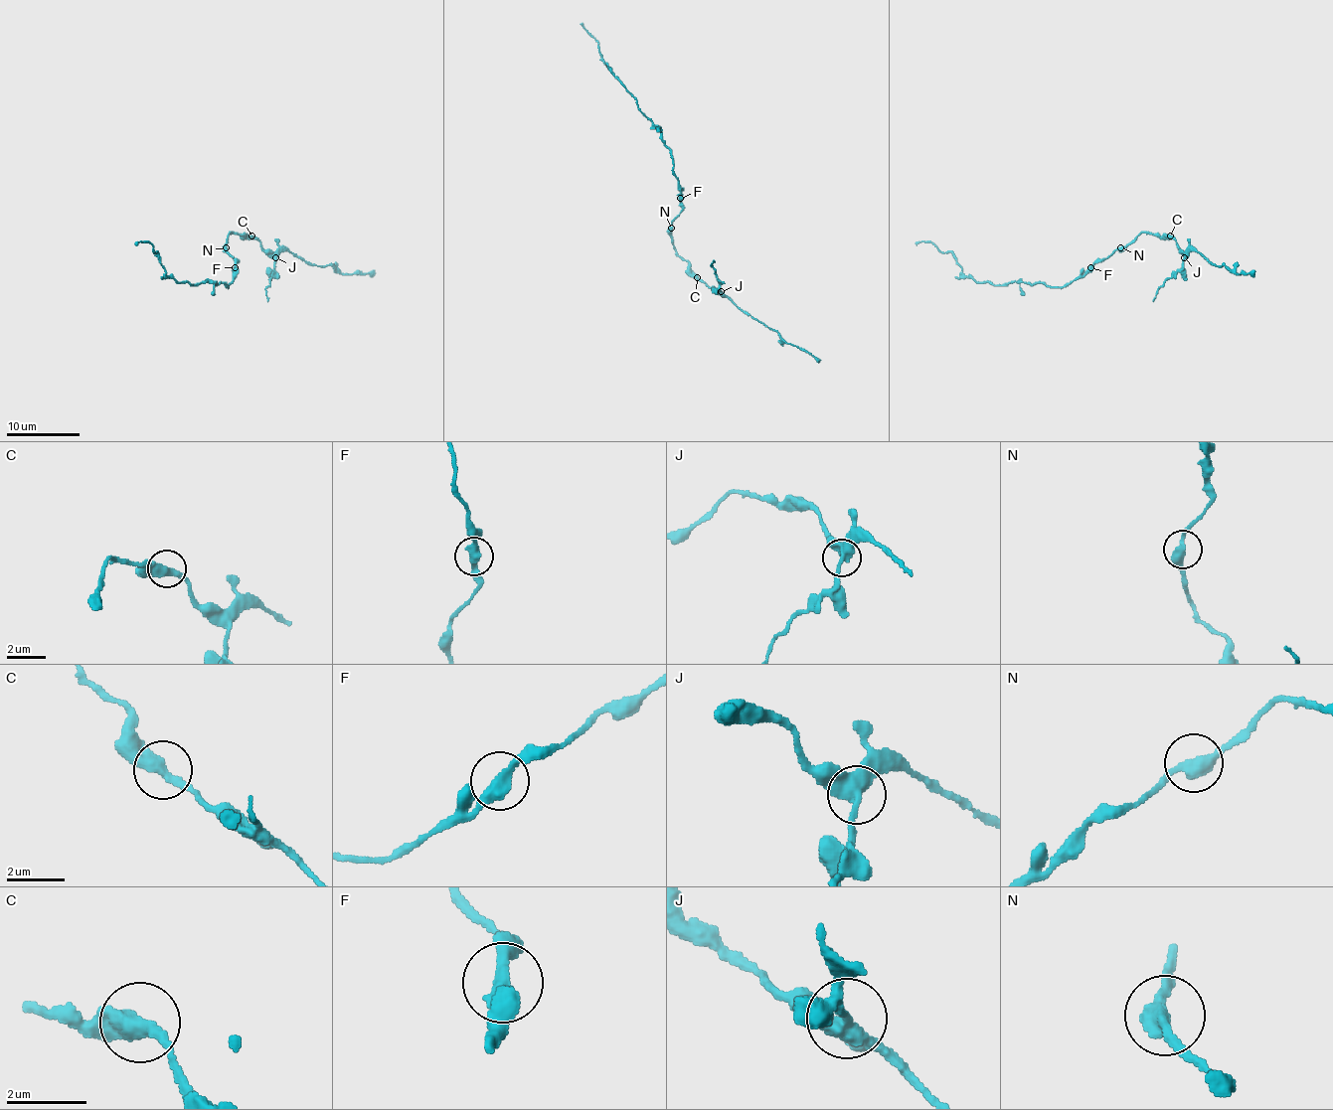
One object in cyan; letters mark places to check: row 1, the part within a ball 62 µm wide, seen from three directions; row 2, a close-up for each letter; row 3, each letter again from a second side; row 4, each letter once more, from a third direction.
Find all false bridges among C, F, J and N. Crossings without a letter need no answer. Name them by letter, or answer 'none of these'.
F, J

